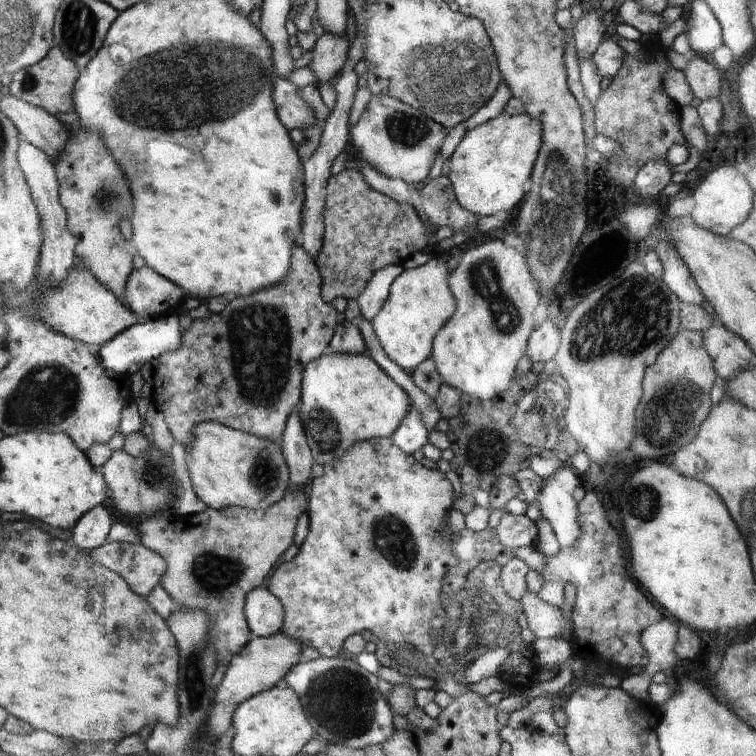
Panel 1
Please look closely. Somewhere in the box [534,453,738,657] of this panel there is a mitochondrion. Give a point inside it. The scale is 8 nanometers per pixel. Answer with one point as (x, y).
(642, 501)

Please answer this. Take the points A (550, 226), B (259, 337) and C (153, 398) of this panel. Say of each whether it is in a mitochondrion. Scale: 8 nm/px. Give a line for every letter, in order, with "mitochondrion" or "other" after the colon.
A: mitochondrion
B: mitochondrion
C: other

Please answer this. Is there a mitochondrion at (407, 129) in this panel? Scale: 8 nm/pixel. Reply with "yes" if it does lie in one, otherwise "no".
yes

